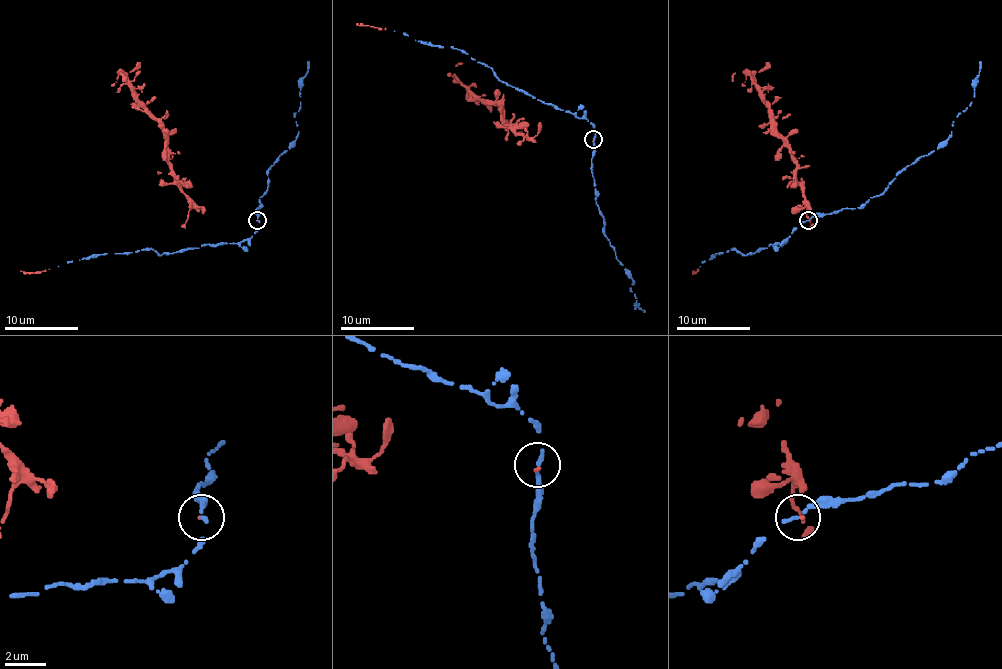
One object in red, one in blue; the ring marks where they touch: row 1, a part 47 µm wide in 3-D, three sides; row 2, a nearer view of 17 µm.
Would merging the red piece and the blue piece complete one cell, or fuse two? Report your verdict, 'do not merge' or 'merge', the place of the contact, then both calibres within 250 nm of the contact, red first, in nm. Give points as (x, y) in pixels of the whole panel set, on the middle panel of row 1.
merge; place (593, 139); calibres 90 and 240 nm

